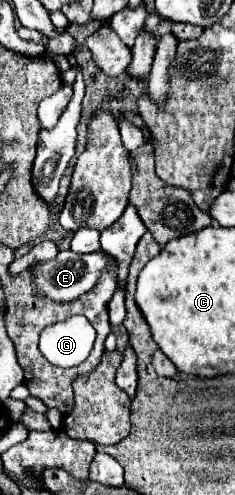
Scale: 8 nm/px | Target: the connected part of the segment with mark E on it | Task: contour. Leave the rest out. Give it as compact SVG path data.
M60 250L54 260L36 262L32 266L32 272L34 272L34 280L36 280L40 294L44 294L56 302L70 302L70 300L76 300L78 296L82 296L84 292L92 290L98 284L98 280L102 278L102 274L112 268L118 270L120 262L116 258L104 254L102 250L92 252L92 254L76 254L72 250Z

